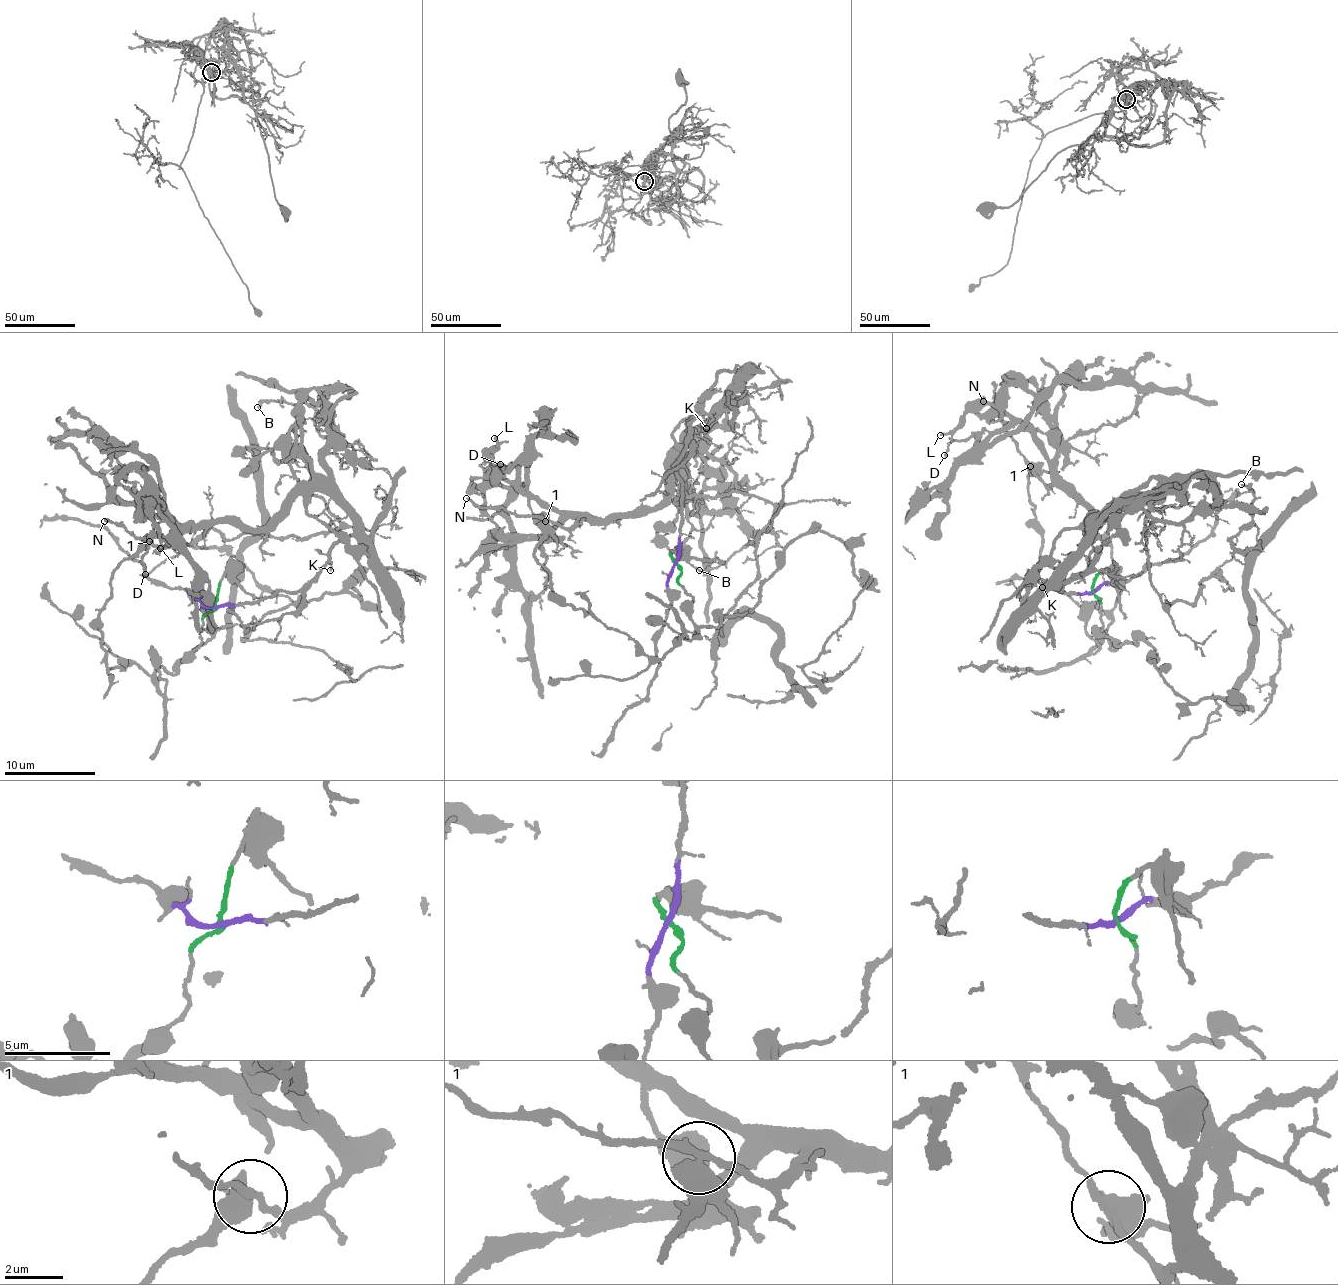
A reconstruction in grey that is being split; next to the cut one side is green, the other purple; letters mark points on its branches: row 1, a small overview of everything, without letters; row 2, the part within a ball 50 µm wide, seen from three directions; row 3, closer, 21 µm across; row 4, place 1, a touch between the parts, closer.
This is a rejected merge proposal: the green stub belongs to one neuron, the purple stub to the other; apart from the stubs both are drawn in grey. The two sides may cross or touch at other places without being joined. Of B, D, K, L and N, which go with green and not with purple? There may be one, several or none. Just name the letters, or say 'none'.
none

